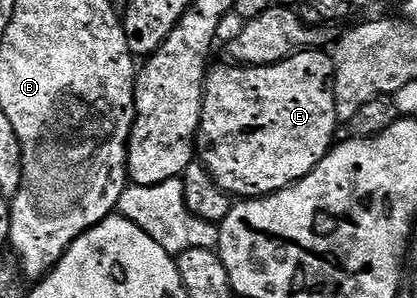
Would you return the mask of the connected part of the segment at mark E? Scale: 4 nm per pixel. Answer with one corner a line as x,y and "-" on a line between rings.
302,48
297,52
291,53
289,58
282,62
277,62
271,66
239,66
237,64
225,64
209,71
206,76
206,88
202,96
202,119
198,125
198,137
196,139
196,154
203,166
209,170
214,182
220,189
226,191
231,196
237,196
242,200
260,198
267,194
275,194
278,190
283,190
285,186
292,186
299,182
335,145
336,137
334,133
340,127
340,119
336,112
334,103
334,59
329,53
323,52
318,48

